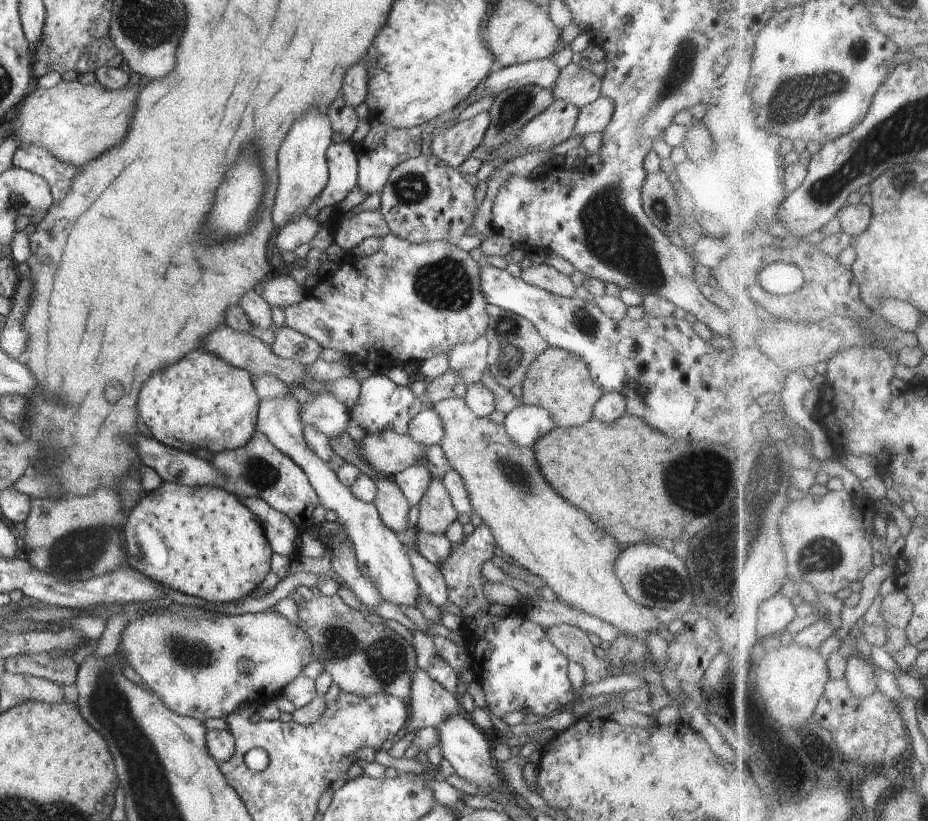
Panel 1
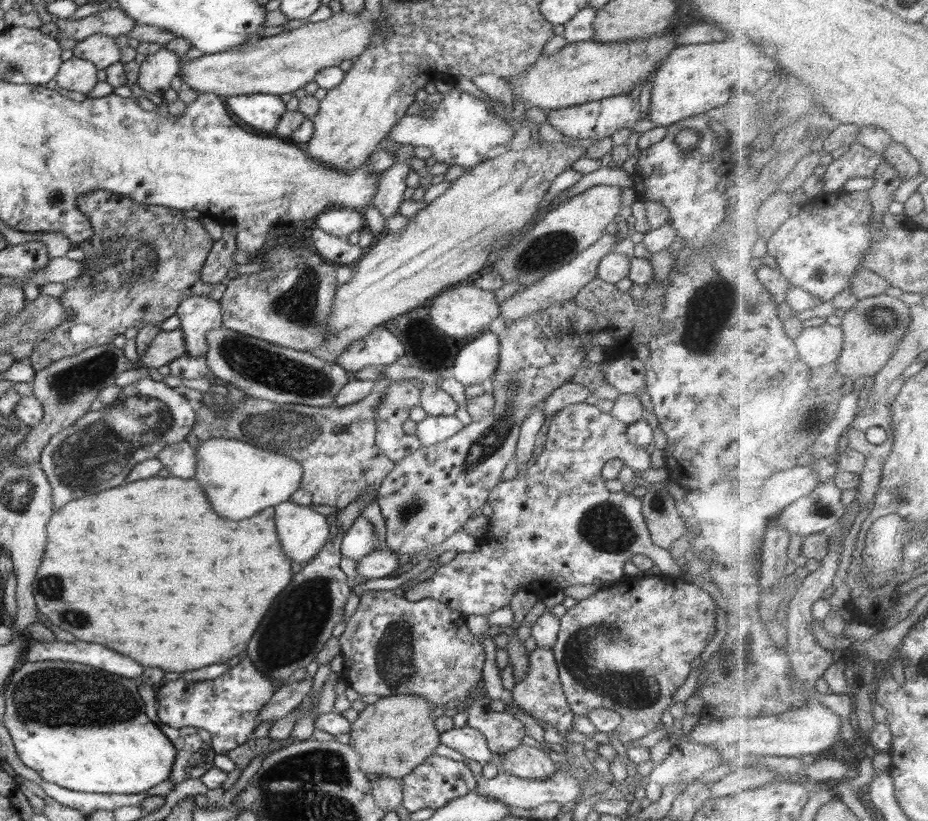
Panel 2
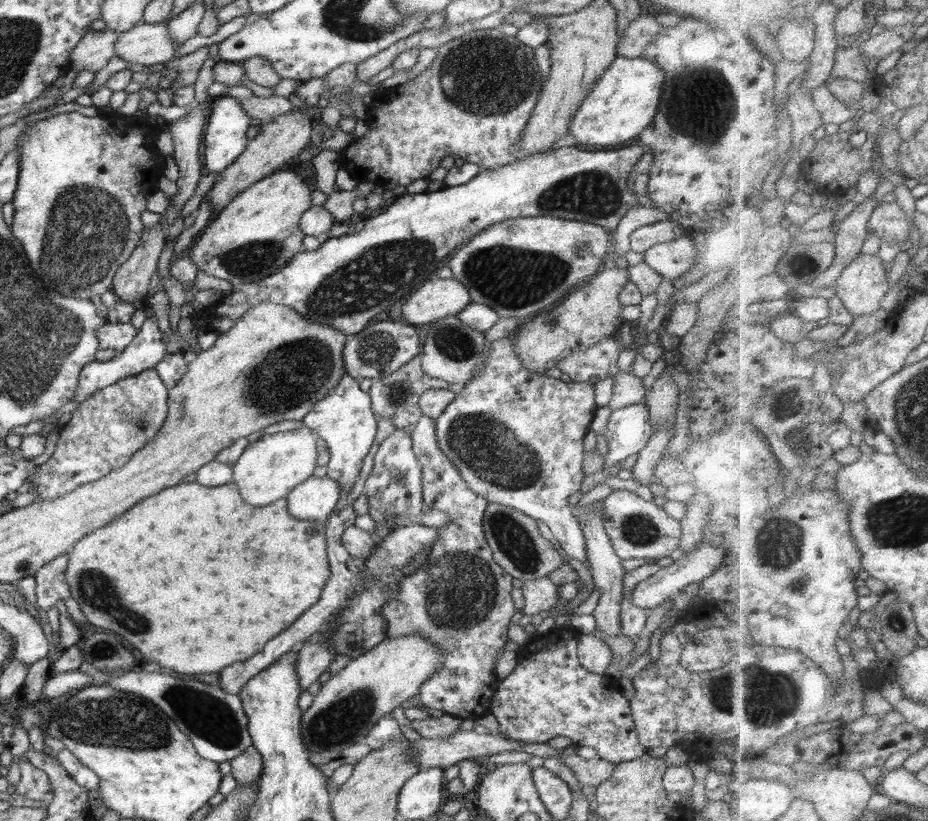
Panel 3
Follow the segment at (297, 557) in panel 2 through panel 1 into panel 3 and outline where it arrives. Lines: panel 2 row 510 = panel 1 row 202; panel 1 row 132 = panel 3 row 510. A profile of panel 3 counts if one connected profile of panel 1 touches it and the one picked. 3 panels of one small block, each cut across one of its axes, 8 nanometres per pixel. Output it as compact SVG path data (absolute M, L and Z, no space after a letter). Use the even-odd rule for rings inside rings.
M312 475L286 496L287 509L298 520L326 520L341 498L339 484L325 477Z

